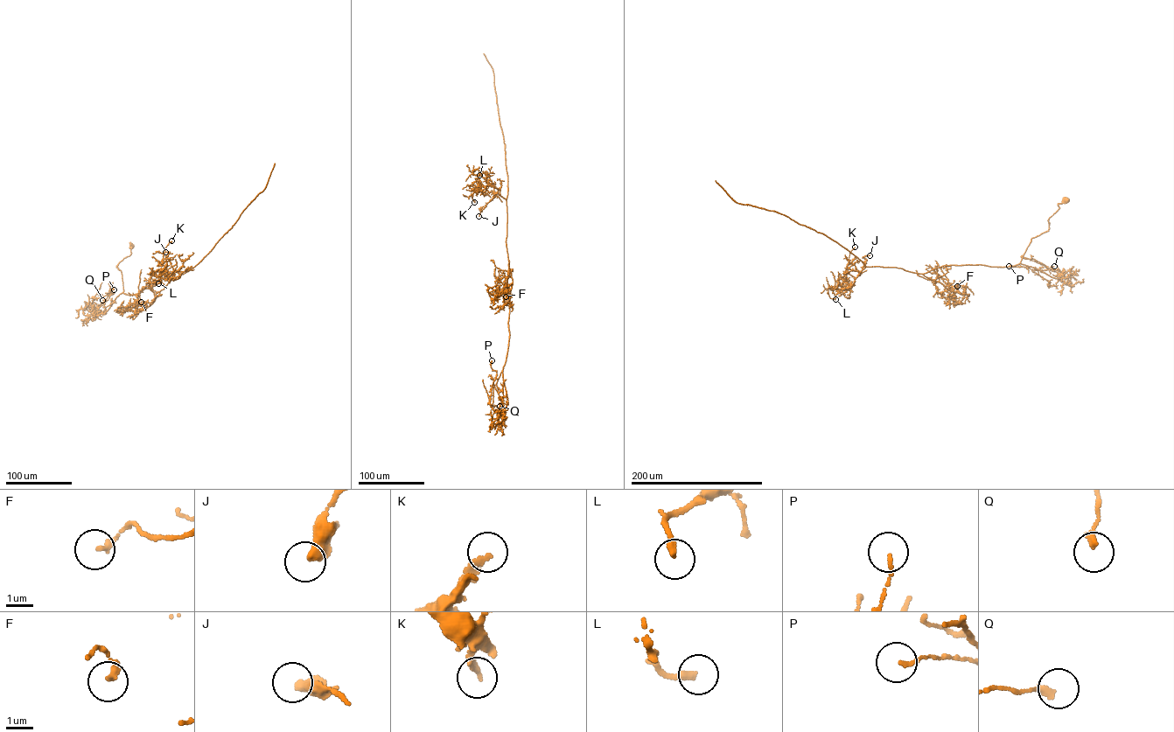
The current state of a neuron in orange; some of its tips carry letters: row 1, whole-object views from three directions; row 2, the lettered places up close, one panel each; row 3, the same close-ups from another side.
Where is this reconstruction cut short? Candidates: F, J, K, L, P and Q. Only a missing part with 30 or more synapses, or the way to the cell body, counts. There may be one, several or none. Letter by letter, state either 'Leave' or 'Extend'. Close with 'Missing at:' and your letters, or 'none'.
F: Leave
J: Leave
K: Leave
L: Leave
P: Leave
Q: Leave
Missing at: none

